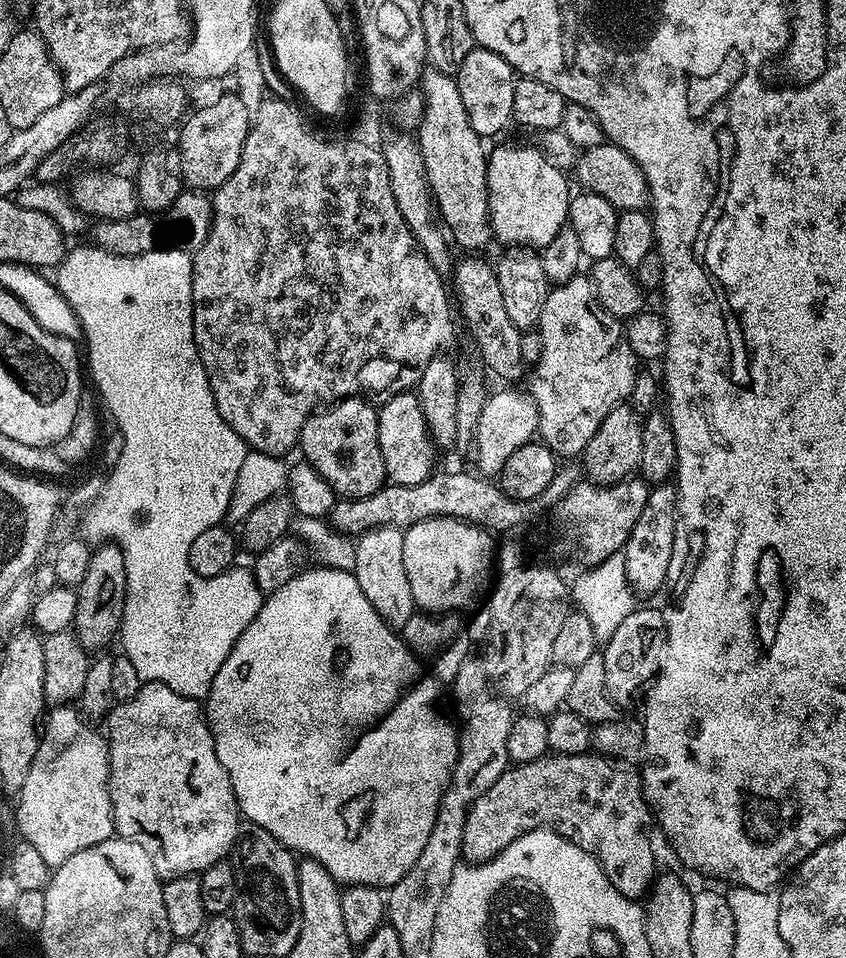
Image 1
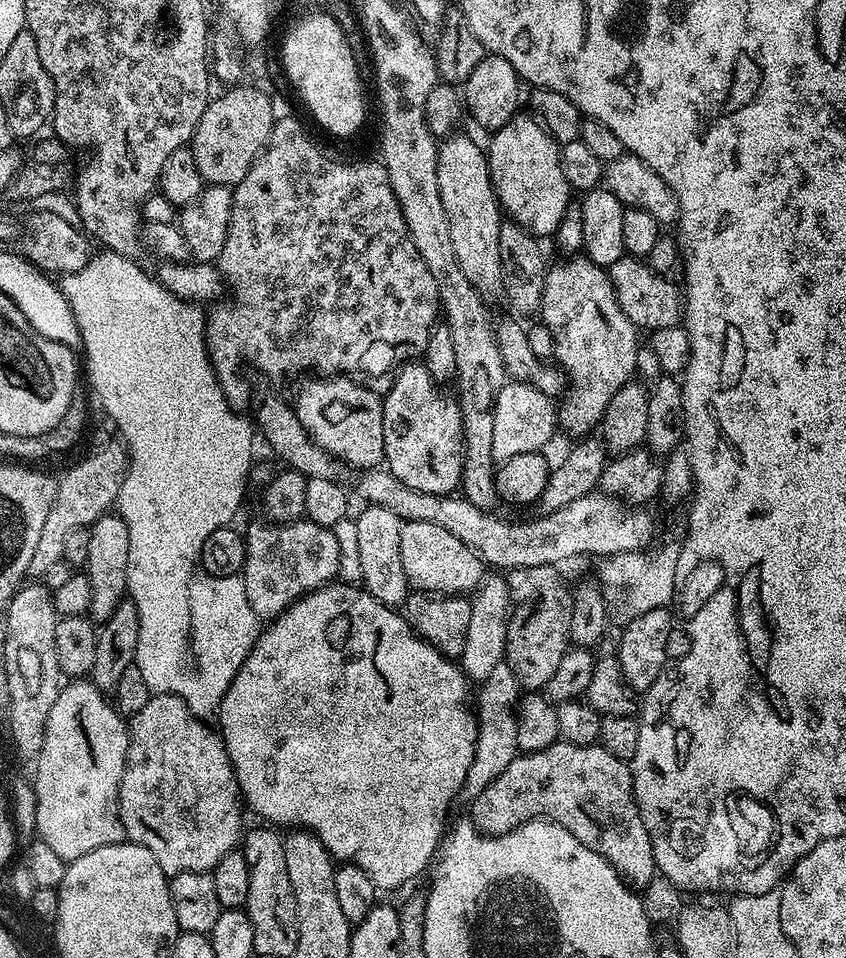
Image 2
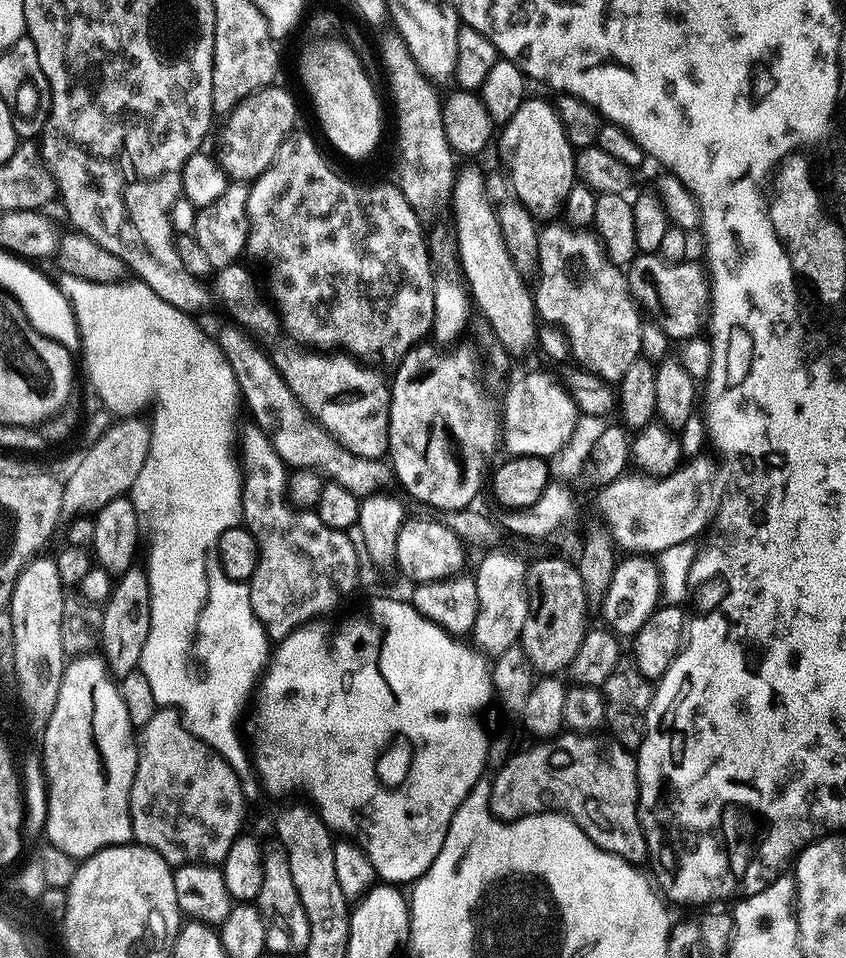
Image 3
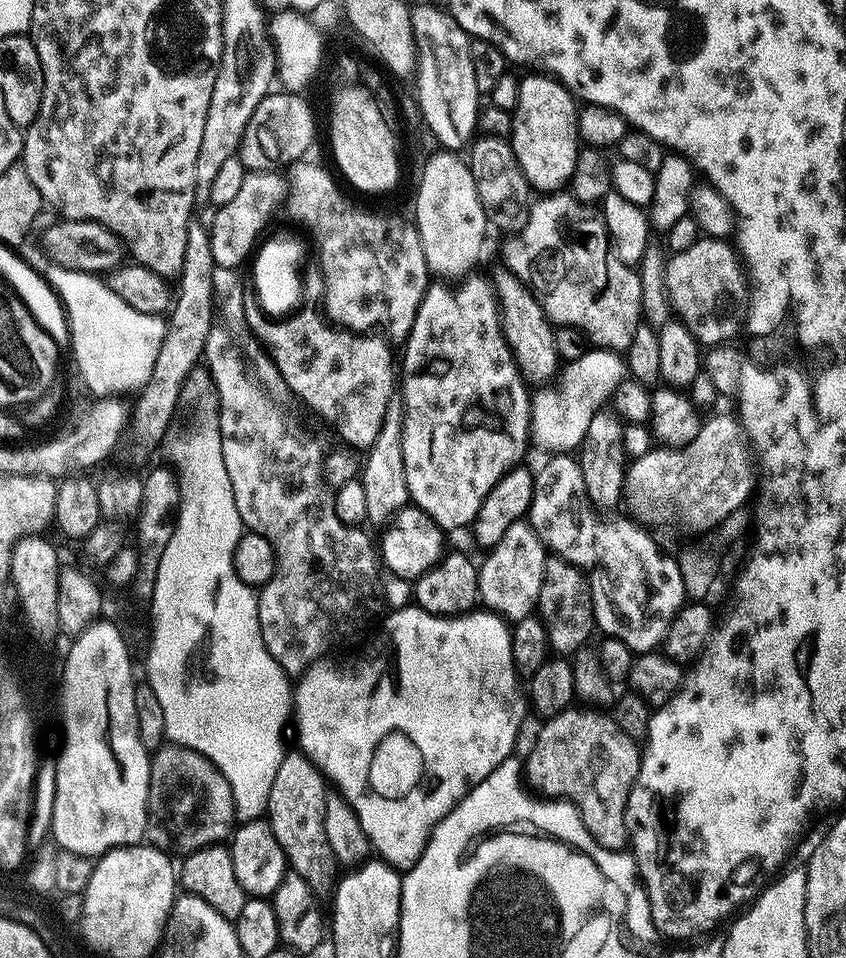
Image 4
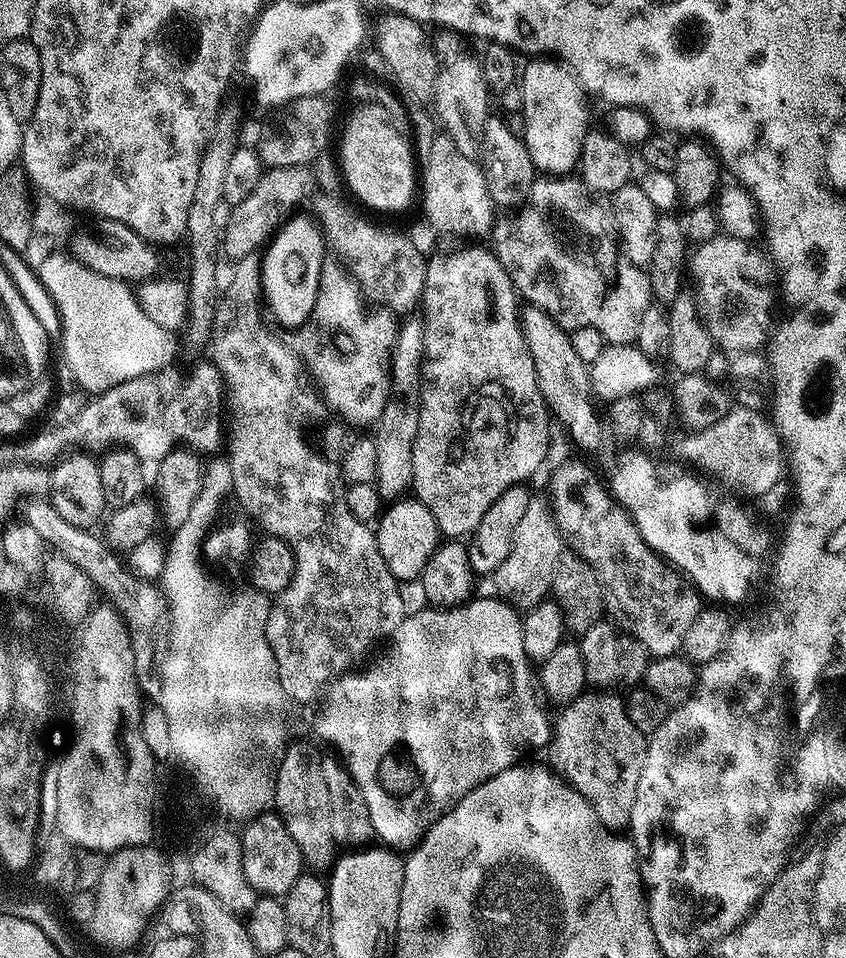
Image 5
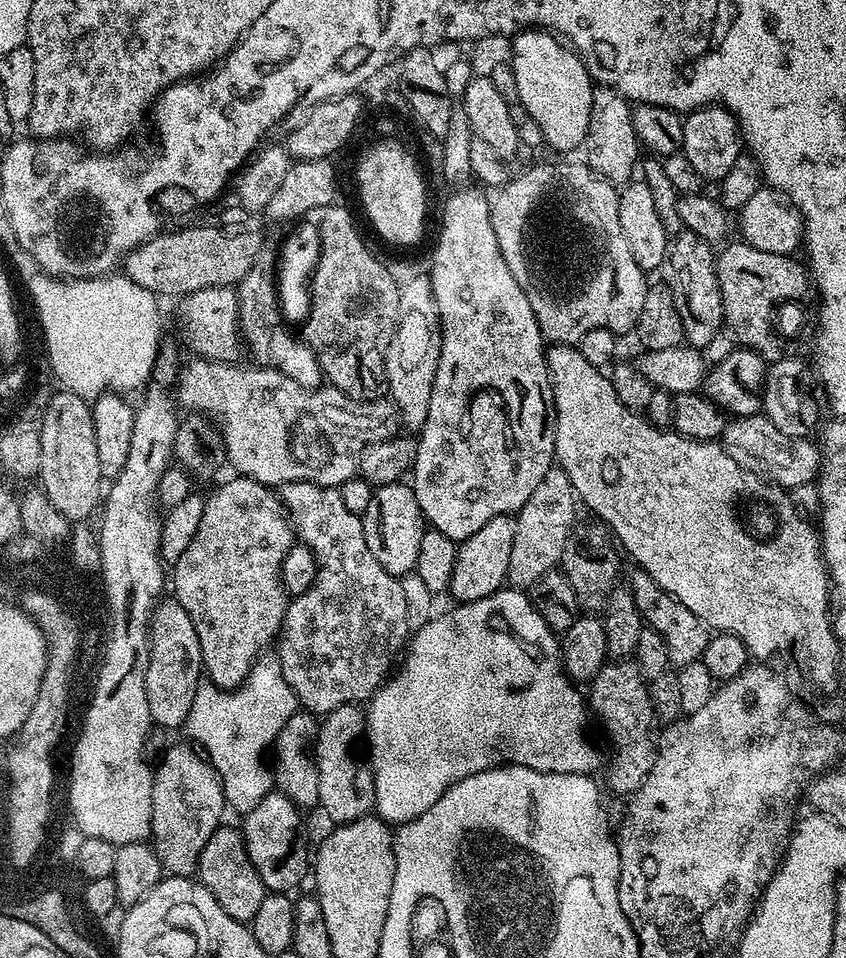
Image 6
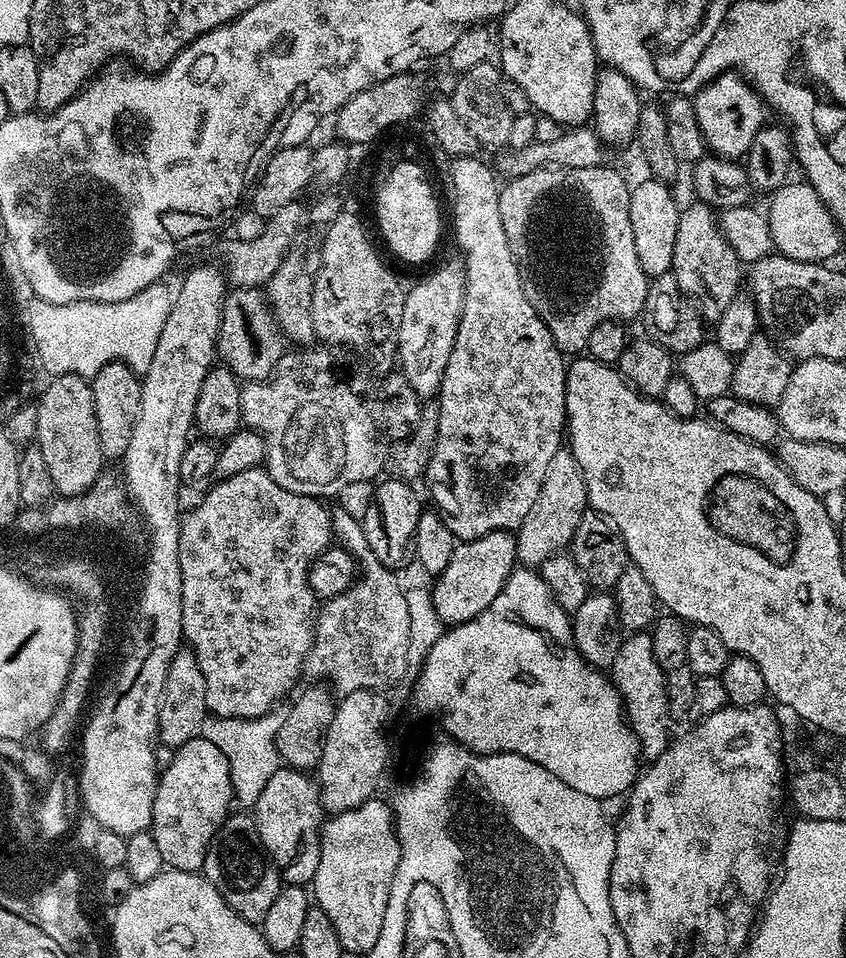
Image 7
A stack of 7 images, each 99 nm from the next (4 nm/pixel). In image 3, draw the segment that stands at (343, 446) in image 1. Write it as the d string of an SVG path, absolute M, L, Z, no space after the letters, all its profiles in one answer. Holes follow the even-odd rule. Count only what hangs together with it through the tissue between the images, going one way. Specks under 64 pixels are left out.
M291 346L292 348L276 348L271 349L270 355L272 365L282 374L282 378L286 382L286 386L290 386L290 390L298 398L298 402L302 402L302 406L311 414L316 421L324 427L327 432L334 434L334 438L338 438L338 442L342 446L346 446L346 450L350 450L354 454L358 454L362 458L370 458L371 460L379 460L388 451L388 427L390 426L390 398L392 390L389 381L384 380L384 376L380 372L375 372L375 367L369 366L367 363L361 362L357 357L351 354L341 354L336 350L309 350L304 346Z

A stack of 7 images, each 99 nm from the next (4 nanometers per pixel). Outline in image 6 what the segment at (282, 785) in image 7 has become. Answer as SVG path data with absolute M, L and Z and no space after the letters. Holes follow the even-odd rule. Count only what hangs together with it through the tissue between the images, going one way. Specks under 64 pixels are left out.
M273 790L258 802L243 817L242 831L246 850L250 860L254 862L254 870L258 870L258 878L262 878L265 889L269 893L291 893L304 880L304 875L310 872L310 848L304 841L304 832L300 829L301 809L289 796L283 796L280 791Z

